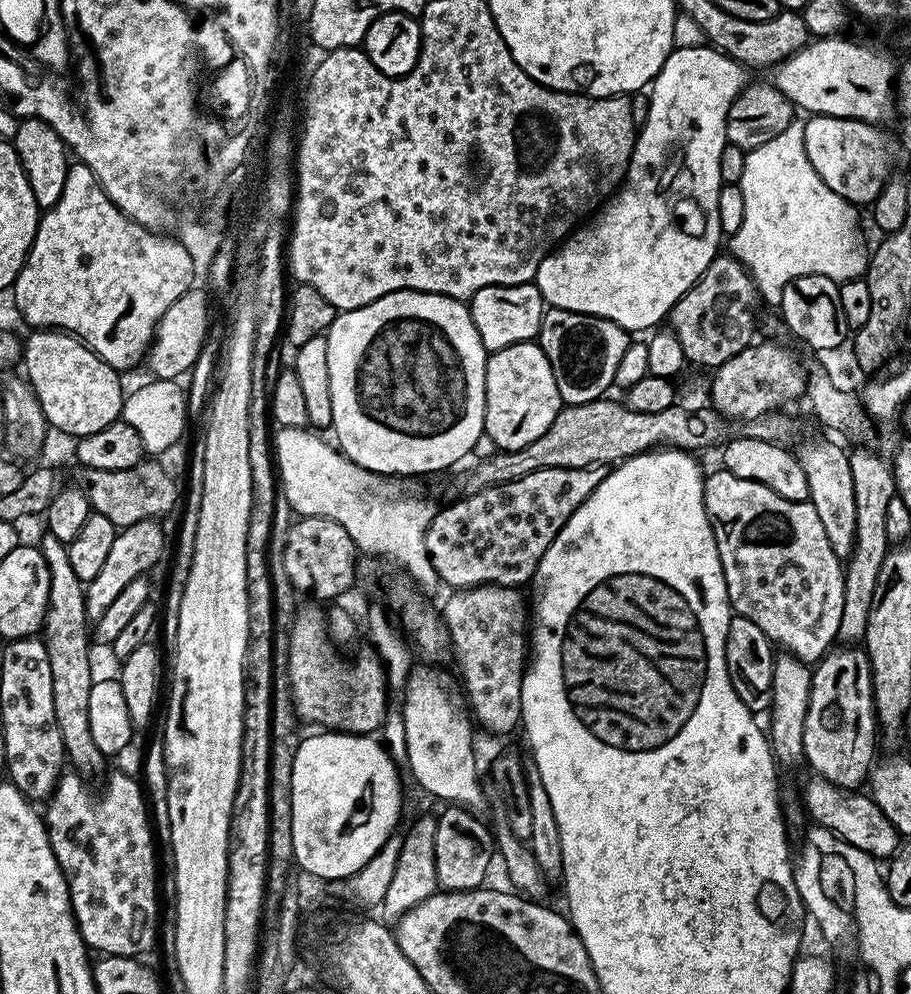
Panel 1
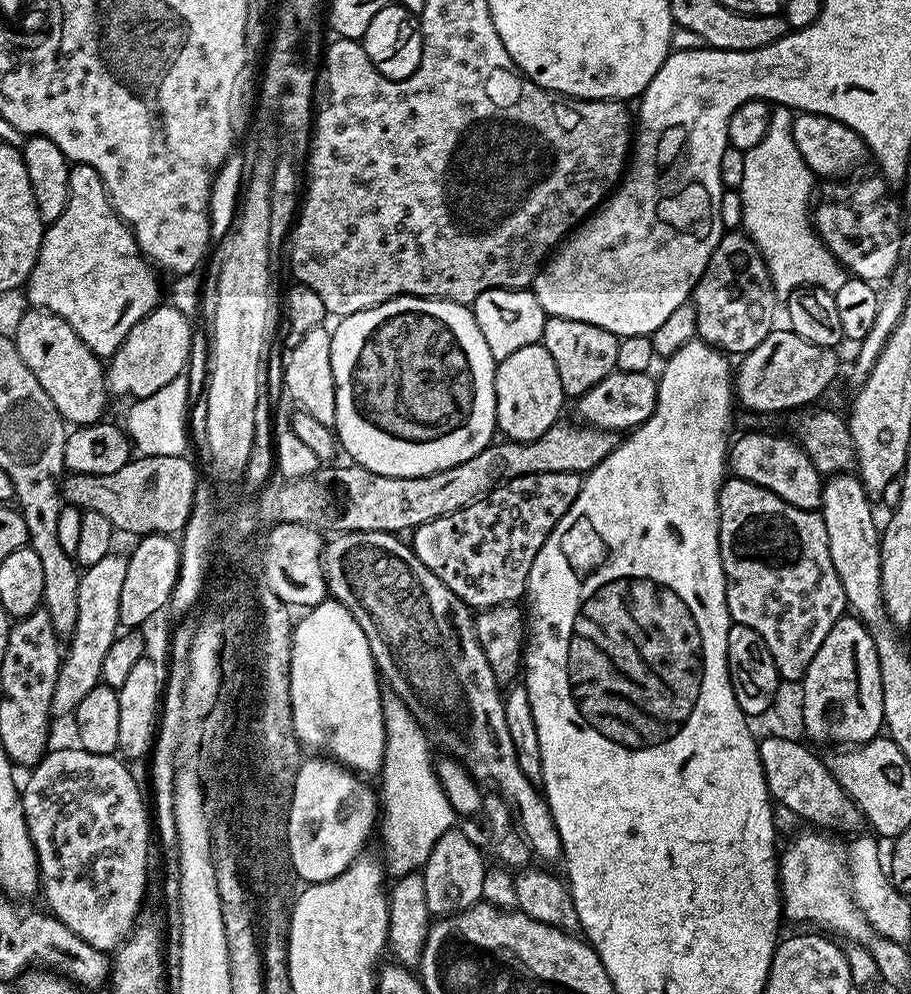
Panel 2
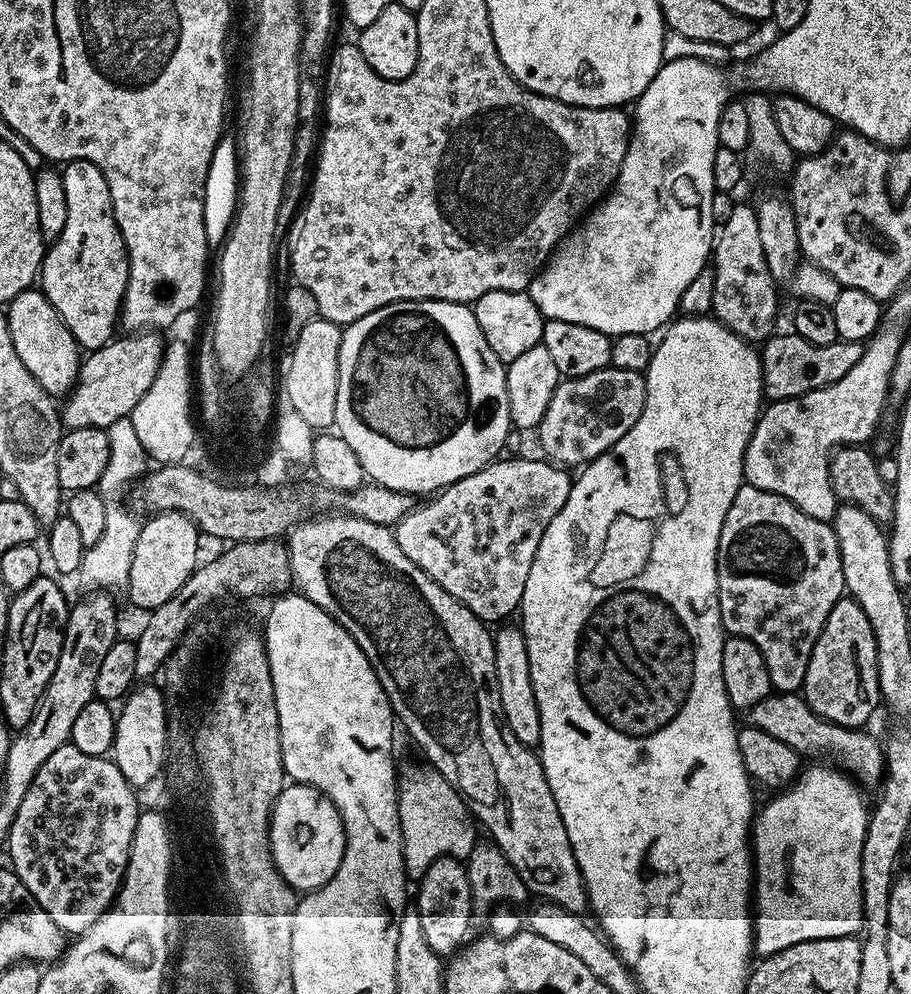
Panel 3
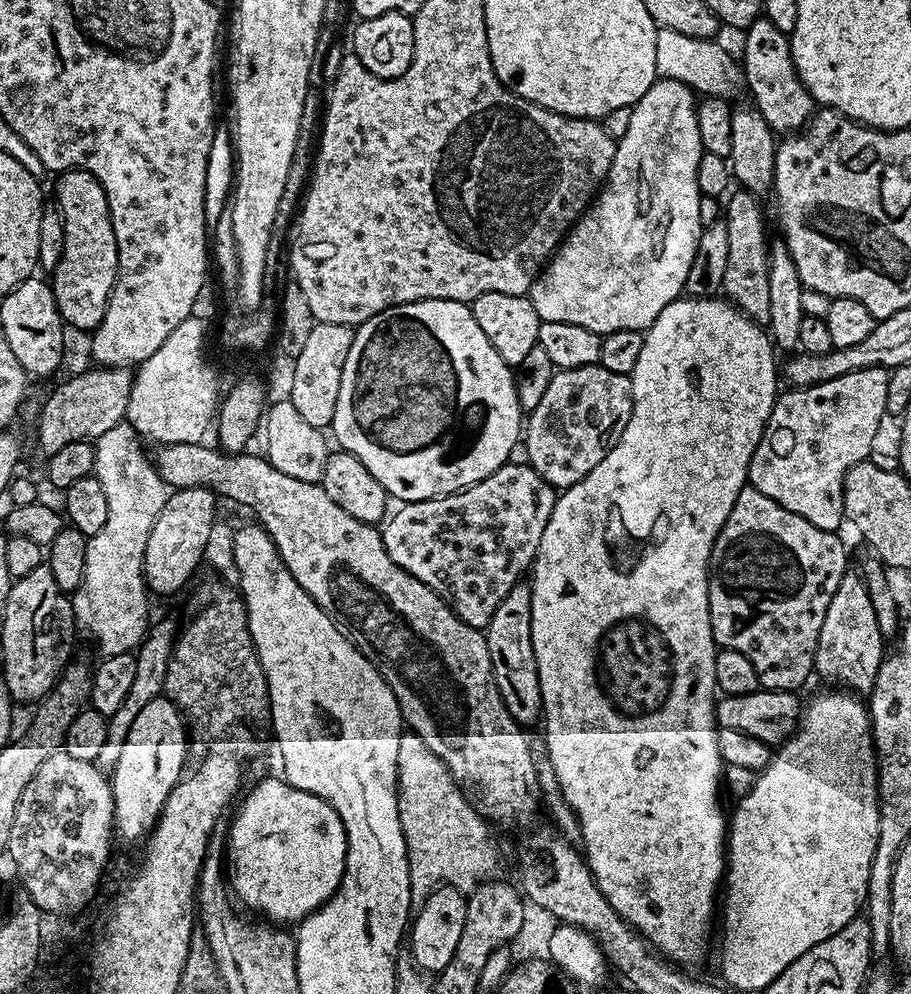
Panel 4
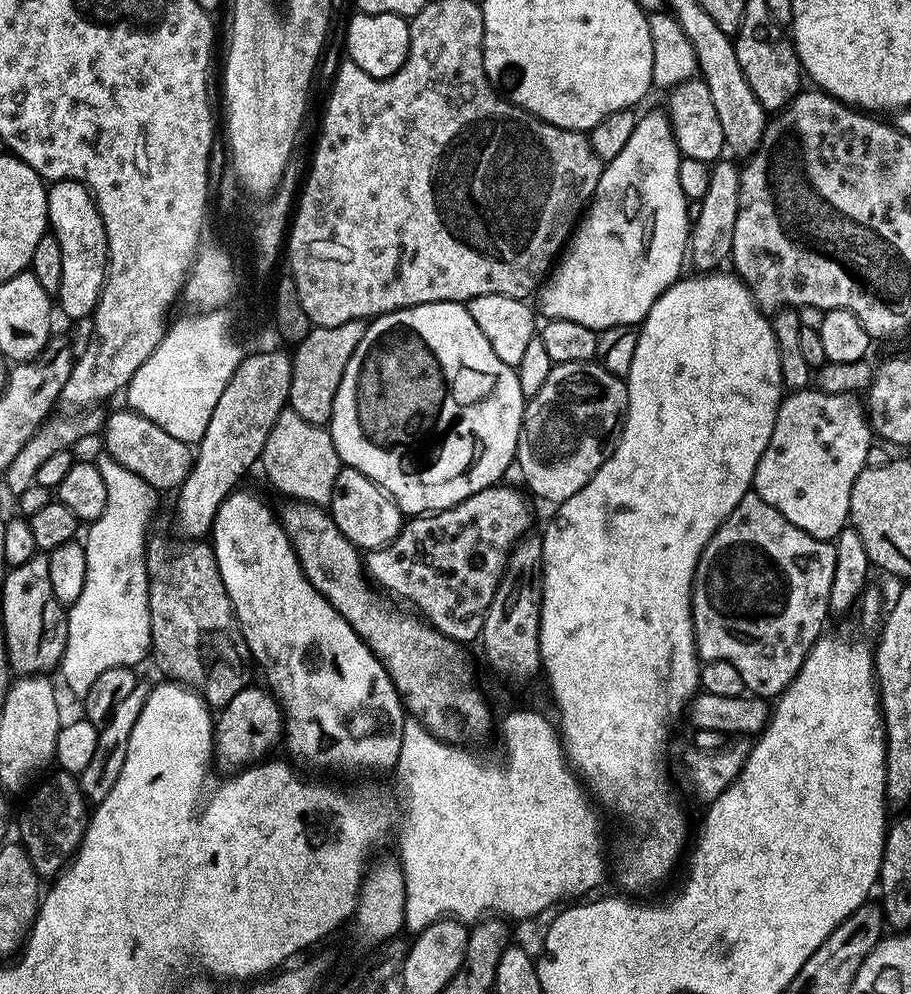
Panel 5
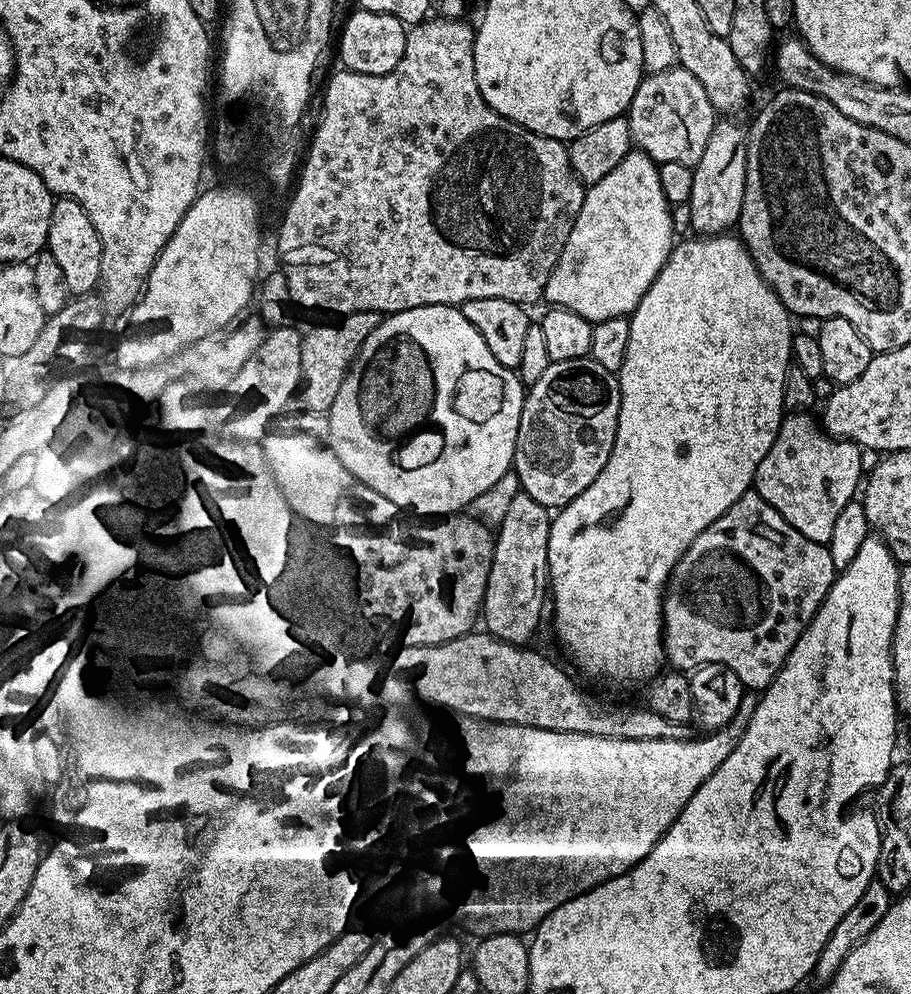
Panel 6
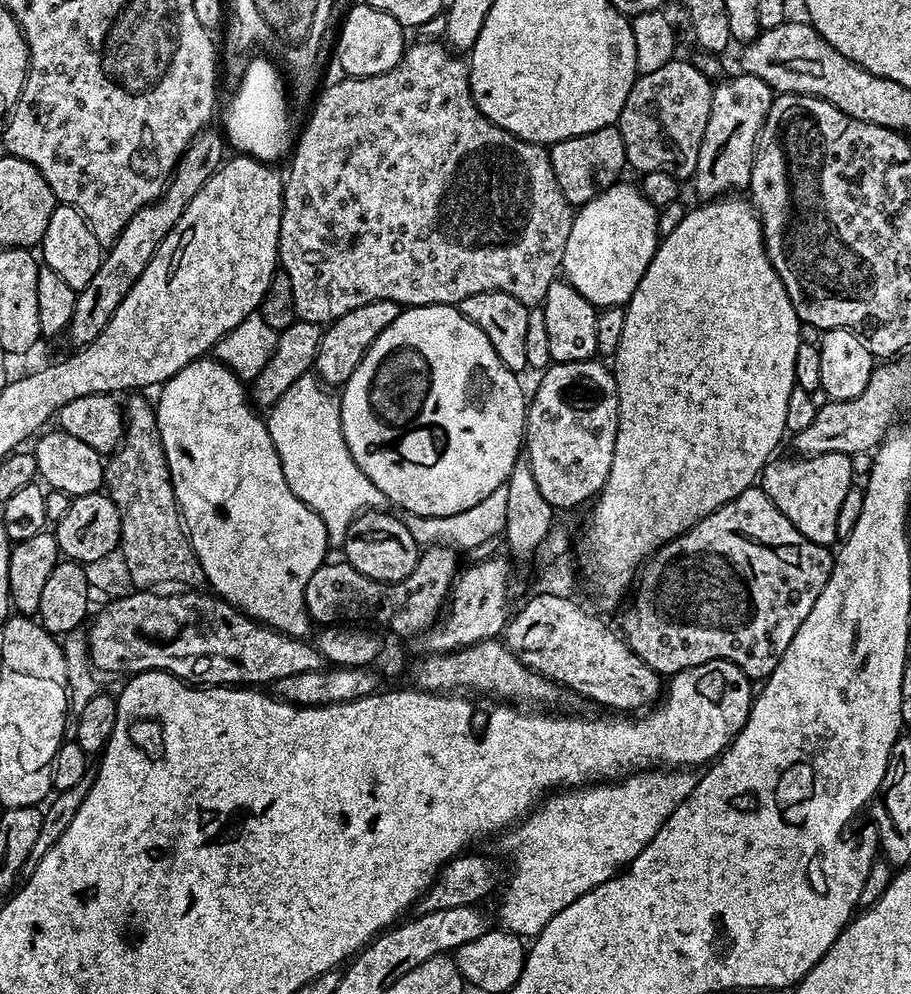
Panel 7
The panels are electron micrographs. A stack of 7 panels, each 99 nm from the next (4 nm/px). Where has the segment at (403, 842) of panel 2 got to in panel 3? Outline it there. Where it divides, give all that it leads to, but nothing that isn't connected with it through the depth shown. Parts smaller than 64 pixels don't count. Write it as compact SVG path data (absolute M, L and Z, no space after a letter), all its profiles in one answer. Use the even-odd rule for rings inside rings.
M423 767L408 768L398 776L396 801L404 839L404 870L407 879L412 882L422 879L428 867L438 858L449 854L466 858L478 843L478 824L464 797L435 768Z

